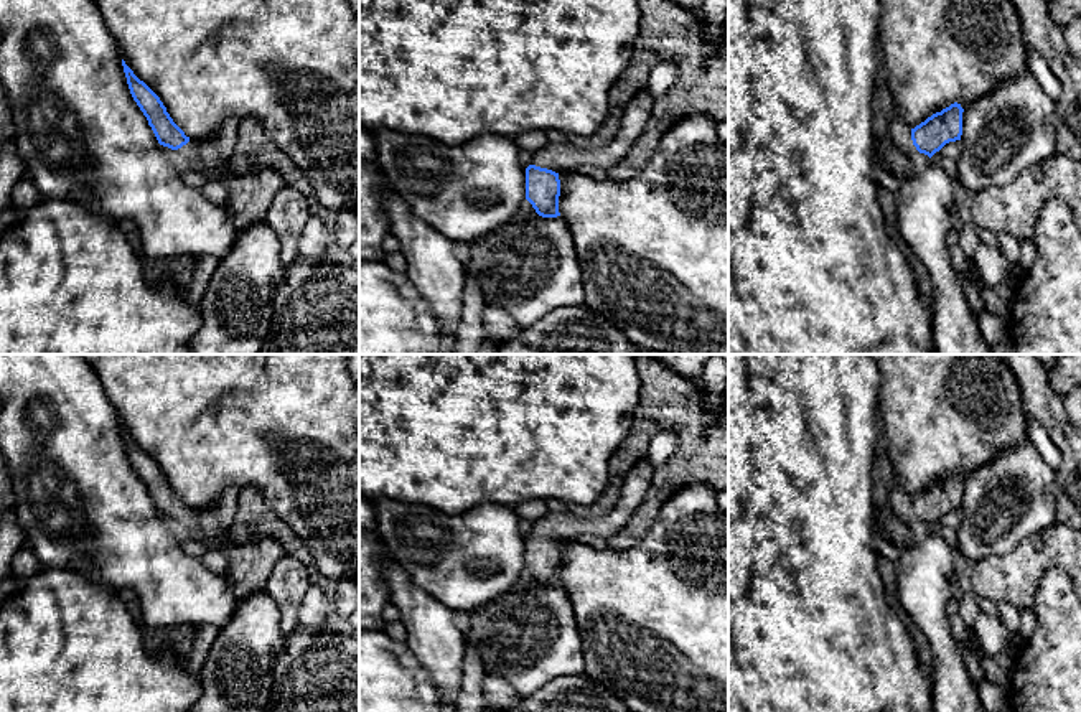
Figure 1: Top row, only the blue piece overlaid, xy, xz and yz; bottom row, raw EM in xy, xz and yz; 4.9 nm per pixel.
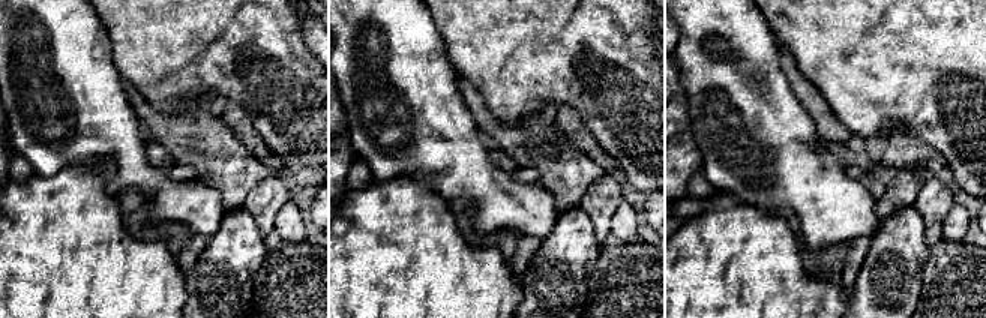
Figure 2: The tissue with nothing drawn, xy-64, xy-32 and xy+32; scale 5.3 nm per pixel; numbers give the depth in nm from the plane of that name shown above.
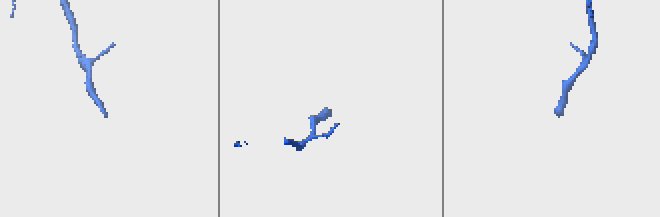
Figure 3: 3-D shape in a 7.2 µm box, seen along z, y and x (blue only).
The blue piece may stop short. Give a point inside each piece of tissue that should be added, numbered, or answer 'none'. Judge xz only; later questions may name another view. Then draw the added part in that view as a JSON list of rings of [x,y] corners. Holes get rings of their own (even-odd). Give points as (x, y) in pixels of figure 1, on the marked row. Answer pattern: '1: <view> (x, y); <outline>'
1: xz (559, 157); [[[639,91],[626,105],[621,127],[605,145],[595,148],[580,148],[569,143],[549,143],[532,153],[532,165],[560,171],[575,171],[582,165],[610,168],[620,163],[633,152],[633,145],[648,127],[656,99],[646,91]]]

